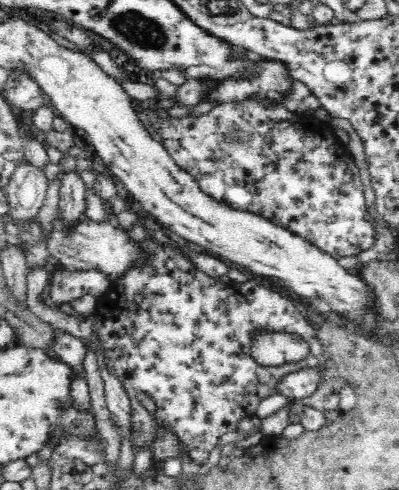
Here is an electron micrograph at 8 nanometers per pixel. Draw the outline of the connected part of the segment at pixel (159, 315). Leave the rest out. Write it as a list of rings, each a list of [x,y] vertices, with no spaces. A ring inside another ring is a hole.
[[[144,241],[144,245],[146,245],[151,252],[155,252],[153,269],[132,269],[130,273],[121,278],[121,281],[111,283],[109,291],[97,299],[94,311],[94,316],[96,317],[92,339],[95,340],[99,337],[102,340],[106,354],[107,368],[109,369],[109,372],[113,376],[116,376],[123,384],[123,387],[127,391],[127,395],[131,400],[131,408],[133,409],[131,420],[132,428],[135,432],[135,445],[140,446],[147,442],[151,446],[155,434],[154,421],[152,421],[154,415],[150,415],[148,408],[145,408],[144,404],[142,404],[142,400],[140,400],[140,394],[142,394],[142,396],[148,396],[148,398],[156,404],[155,418],[161,420],[161,422],[167,422],[174,431],[180,435],[182,443],[184,443],[184,447],[186,447],[186,451],[190,453],[190,456],[198,461],[198,463],[205,465],[211,450],[214,450],[217,446],[218,439],[222,435],[236,431],[236,426],[240,420],[244,420],[244,418],[250,416],[256,416],[256,410],[258,410],[258,406],[260,406],[262,400],[266,400],[266,398],[272,396],[272,394],[278,394],[281,392],[279,384],[282,381],[285,381],[283,380],[284,377],[298,372],[304,367],[319,366],[324,362],[322,354],[324,354],[325,345],[322,344],[321,340],[317,337],[317,326],[314,326],[309,320],[307,320],[306,317],[298,311],[298,308],[296,308],[292,301],[280,295],[280,293],[271,291],[254,280],[248,280],[240,284],[235,282],[231,282],[231,284],[223,284],[218,278],[209,277],[198,271],[198,269],[196,269],[196,267],[176,249],[162,246],[156,241]],[[273,334],[290,334],[298,337],[298,339],[306,342],[306,345],[308,345],[308,354],[306,354],[304,358],[298,358],[298,360],[292,360],[292,362],[284,362],[284,364],[274,364],[274,366],[260,364],[254,358],[253,344],[260,335]]]

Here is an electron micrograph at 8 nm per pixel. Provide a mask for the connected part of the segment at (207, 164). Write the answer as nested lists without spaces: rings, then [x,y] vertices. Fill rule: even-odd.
[[[259,97],[231,99],[230,101],[218,103],[208,114],[198,116],[188,115],[187,117],[181,119],[176,118],[167,123],[162,123],[160,119],[156,119],[156,117],[152,116],[151,122],[158,128],[158,131],[165,139],[163,146],[165,146],[165,149],[172,155],[172,158],[178,165],[181,165],[183,169],[188,171],[192,176],[195,176],[203,191],[212,196],[212,198],[226,203],[234,209],[250,211],[254,214],[262,215],[271,221],[273,220],[278,226],[286,227],[292,232],[304,236],[310,243],[317,245],[324,252],[330,253],[330,256],[336,259],[345,256],[356,256],[374,245],[375,220],[370,217],[370,214],[366,211],[364,186],[360,179],[360,168],[356,166],[356,162],[348,149],[347,143],[342,143],[338,137],[336,137],[336,132],[330,123],[318,120],[311,114],[290,111],[288,108],[284,107],[284,105],[278,103],[278,101],[270,101]],[[234,126],[237,126],[237,135],[235,137],[234,135],[224,137],[224,134],[226,134],[230,128],[234,128]]]

